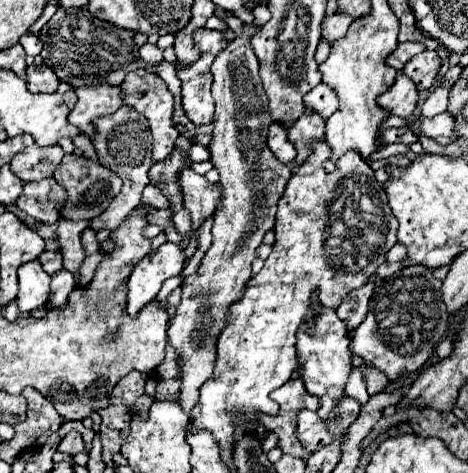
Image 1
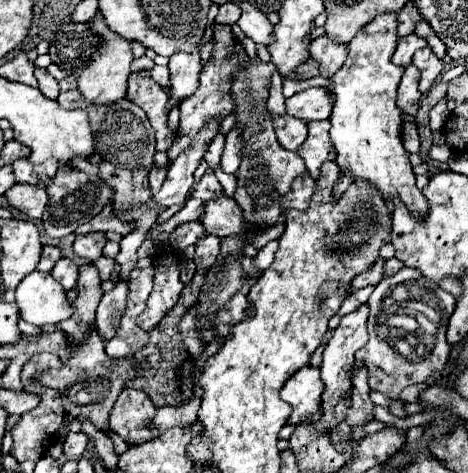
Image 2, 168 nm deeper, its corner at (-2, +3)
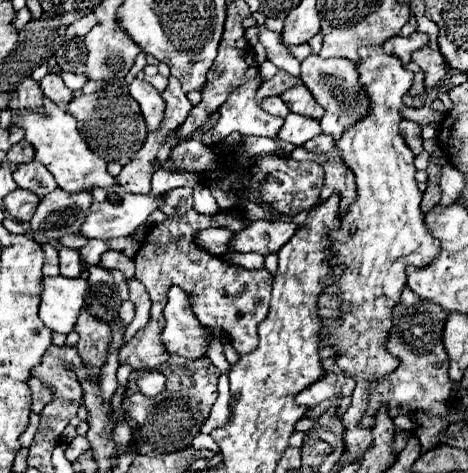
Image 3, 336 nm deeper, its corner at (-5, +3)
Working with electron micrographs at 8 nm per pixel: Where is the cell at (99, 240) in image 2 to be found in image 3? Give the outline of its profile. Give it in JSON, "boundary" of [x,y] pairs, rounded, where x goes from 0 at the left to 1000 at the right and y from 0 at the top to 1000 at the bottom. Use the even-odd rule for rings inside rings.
{"boundary":[[[190,507],[169,533],[173,533],[173,545],[186,562],[207,562],[216,541],[233,529],[233,516],[220,512],[220,507]]]}

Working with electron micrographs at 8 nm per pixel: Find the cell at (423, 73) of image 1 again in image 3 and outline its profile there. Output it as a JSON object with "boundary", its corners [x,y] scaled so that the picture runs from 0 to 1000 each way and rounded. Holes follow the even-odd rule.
{"boundary":[[[904,97],[904,101],[882,110],[878,127],[904,148],[904,156],[908,156],[908,186],[912,190],[938,182],[942,169],[955,161],[955,140],[951,140],[951,127],[947,127],[938,106]]]}

